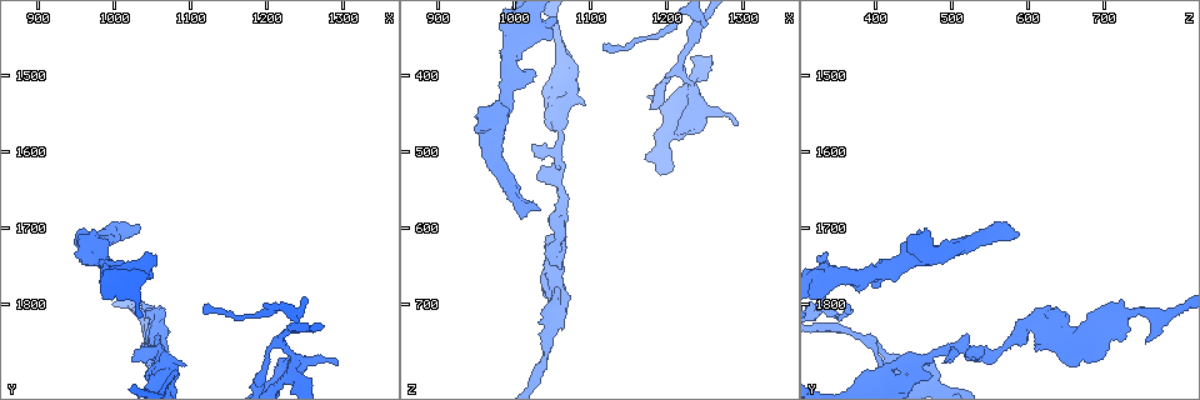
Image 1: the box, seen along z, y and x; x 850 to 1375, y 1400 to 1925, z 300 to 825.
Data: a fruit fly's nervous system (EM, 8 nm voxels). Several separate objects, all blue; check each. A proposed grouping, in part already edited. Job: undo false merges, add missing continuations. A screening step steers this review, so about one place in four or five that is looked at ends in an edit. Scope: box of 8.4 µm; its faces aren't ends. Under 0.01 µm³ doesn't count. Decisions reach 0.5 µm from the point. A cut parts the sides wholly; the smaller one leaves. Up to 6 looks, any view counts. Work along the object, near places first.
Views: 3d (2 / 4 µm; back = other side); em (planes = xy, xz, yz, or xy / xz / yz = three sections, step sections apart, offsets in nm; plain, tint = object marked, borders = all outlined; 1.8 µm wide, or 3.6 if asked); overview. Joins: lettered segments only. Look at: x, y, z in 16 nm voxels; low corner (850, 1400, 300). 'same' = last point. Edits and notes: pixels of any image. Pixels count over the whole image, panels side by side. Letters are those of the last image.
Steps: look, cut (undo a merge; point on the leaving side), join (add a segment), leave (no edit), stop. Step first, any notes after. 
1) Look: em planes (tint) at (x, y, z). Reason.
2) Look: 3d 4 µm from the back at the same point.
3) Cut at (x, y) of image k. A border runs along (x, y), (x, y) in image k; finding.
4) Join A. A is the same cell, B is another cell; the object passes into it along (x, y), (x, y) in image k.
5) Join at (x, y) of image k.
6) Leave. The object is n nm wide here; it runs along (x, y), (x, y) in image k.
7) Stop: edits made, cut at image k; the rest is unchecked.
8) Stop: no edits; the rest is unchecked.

Look: 3d 4 µm at (1060, 1860, 510). Branch point.

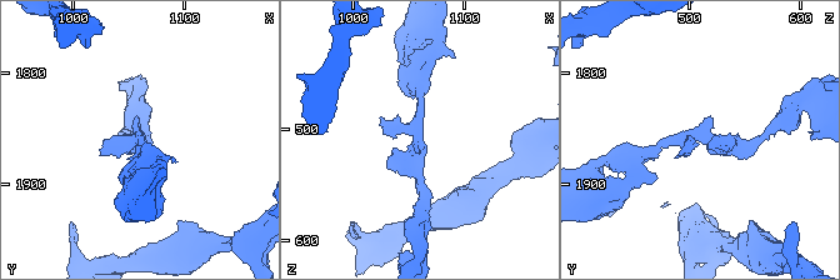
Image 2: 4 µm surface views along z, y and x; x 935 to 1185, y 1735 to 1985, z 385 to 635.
Look: em planes (tint) at (1056, 1856, 510). Now the EM.

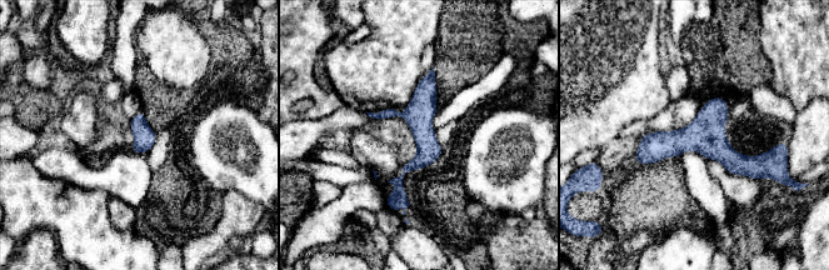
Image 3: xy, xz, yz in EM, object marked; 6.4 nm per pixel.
Look: em planes (borders) at the same point.

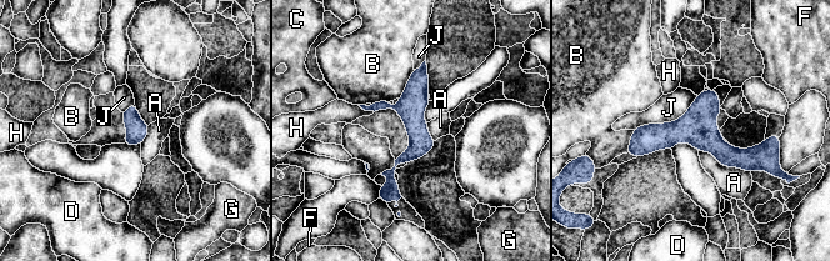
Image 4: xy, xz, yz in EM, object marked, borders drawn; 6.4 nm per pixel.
Leave. A, B, C, D, F, G, H and J are other cells; a border runs along (699, 150), (750, 172) in image 4; all the same cell.

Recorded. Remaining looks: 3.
Look: 3d 4 µm at (1045, 1805, 695). Free end.

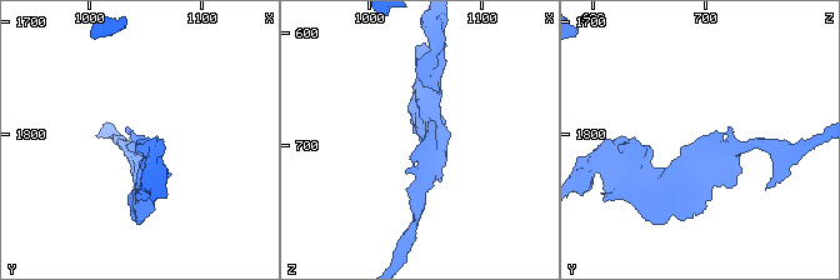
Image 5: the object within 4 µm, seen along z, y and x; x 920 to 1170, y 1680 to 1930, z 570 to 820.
Look: em planes (borders) at (1044, 1804, 698). Need the tissue.

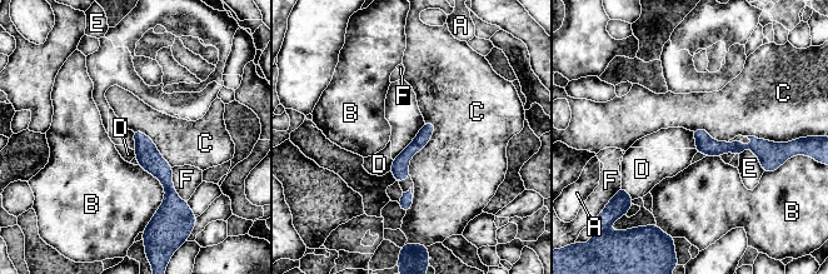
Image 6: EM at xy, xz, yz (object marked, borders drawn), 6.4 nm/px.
Leave. The longest contact is with C, 380 nm; A, B, C, D, E and F are other cells; it runs along (135, 133), (163, 172), (170, 202) in image 6; no lettered segment goes on from it.

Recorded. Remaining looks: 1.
Stop: no edits; the rest is unchecked.

